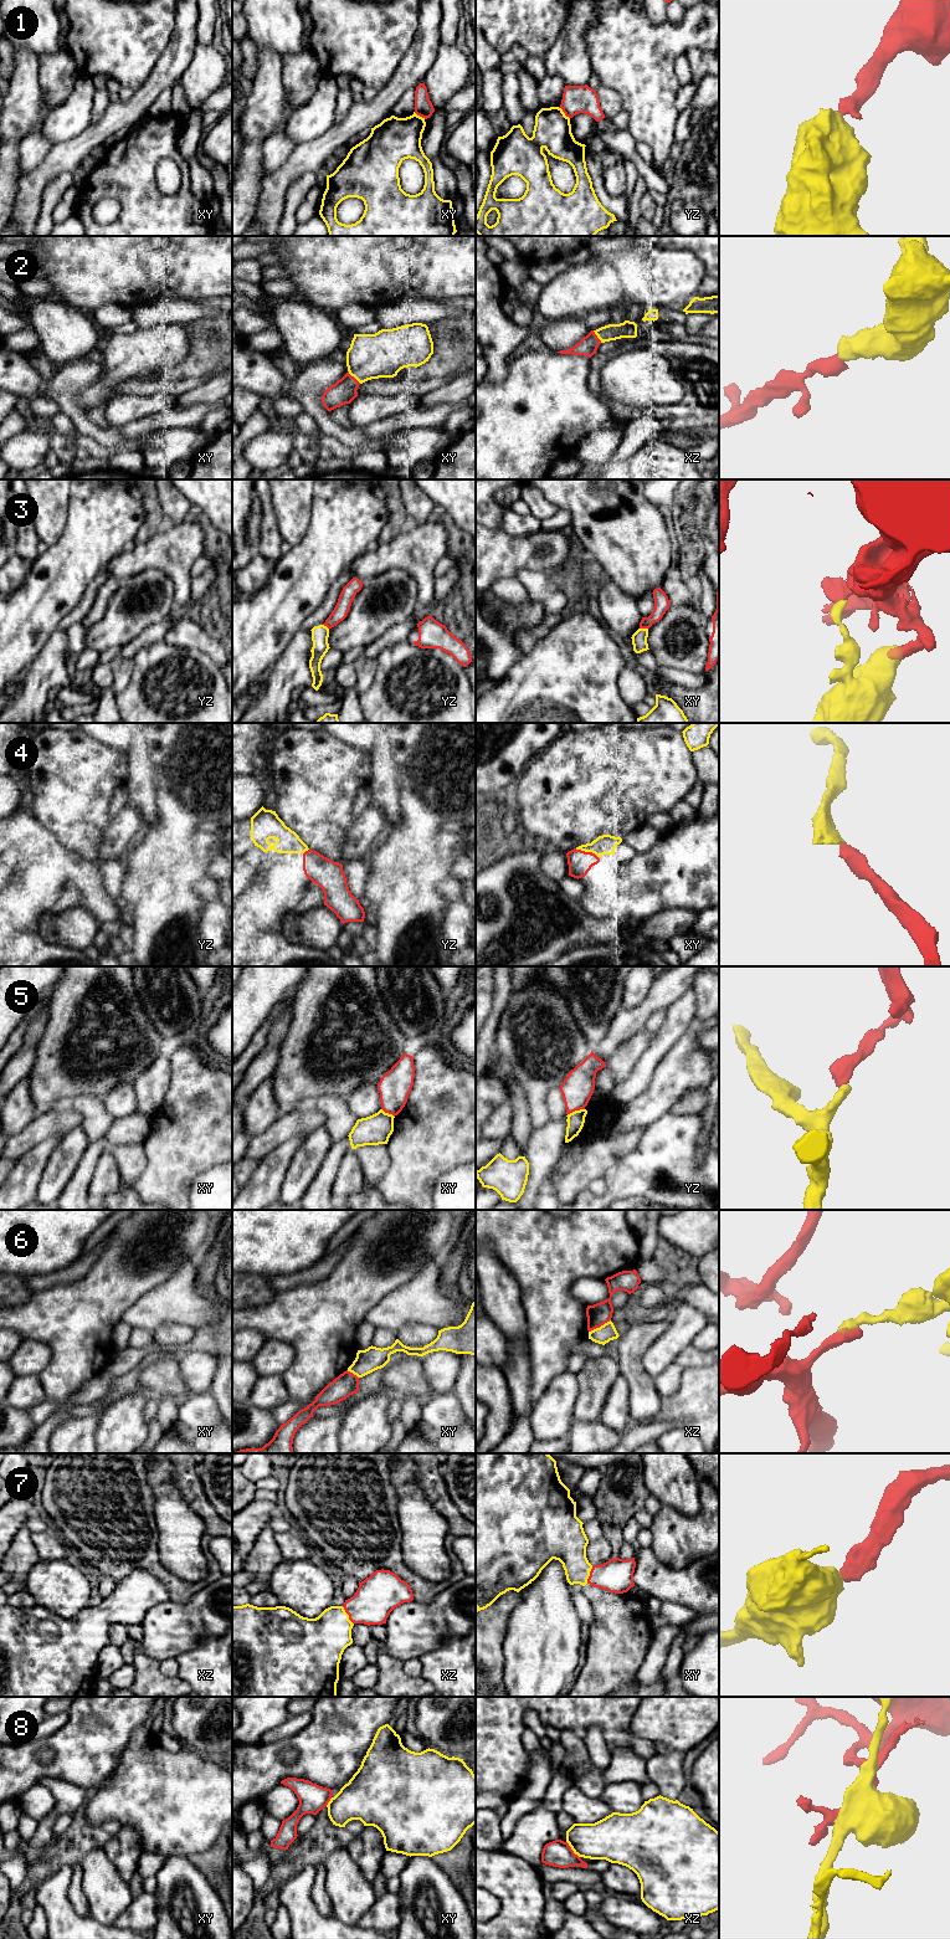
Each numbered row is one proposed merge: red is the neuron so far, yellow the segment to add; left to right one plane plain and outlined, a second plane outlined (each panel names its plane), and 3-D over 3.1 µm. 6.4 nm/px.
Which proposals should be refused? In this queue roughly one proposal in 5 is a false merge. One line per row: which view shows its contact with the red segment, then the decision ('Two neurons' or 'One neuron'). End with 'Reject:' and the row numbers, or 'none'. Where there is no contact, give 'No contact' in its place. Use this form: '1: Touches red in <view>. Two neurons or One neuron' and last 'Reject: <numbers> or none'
1: Touches red in yz. Two neurons
2: Touches red in xy. One neuron
3: Touches red in xy. Two neurons
4: Touches red in xy. One neuron
5: Touches red in yz. Two neurons
6: Touches red in xz. Two neurons
7: Touches red in xz. One neuron
8: Touches red in xz. Two neurons
Reject: 1, 3, 5, 6, 8

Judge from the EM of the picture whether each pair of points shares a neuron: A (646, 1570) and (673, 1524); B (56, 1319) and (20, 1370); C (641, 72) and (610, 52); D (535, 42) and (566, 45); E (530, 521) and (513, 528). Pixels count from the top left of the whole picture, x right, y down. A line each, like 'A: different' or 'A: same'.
A: different
B: different
C: same
D: different
E: same

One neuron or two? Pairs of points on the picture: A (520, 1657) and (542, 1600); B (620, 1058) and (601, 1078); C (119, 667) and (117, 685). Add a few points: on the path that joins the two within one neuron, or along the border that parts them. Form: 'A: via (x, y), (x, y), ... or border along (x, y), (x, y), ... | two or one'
A: via (534, 1643), (542, 1636), (542, 1614) | one
B: border along (606, 1066), (615, 1085) | two
C: via (119, 671), (119, 681) | one

